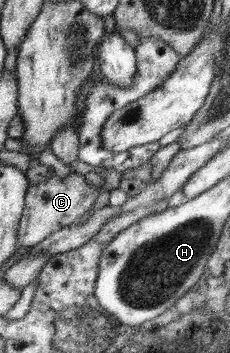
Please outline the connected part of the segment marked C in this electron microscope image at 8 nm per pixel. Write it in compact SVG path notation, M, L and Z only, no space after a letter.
M113 168L107 169L103 182L95 186L89 181L88 176L83 176L72 170L63 181L53 173L53 176L45 179L44 182L29 185L25 197L25 210L22 212L17 228L18 248L20 246L35 246L39 242L43 242L53 232L58 232L65 226L71 226L95 204L100 192L99 188L105 188L108 191L116 189L119 186L121 175L122 173L113 170Z

